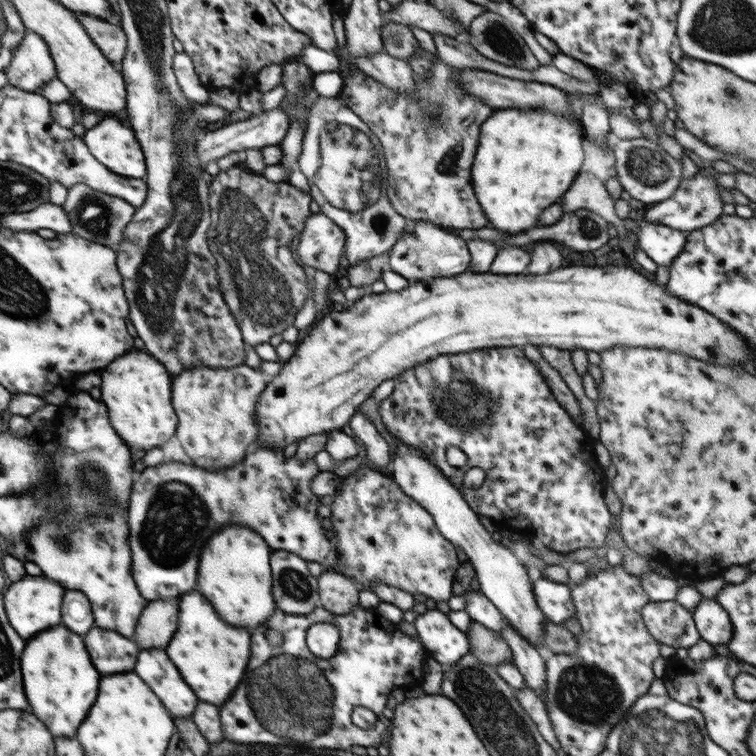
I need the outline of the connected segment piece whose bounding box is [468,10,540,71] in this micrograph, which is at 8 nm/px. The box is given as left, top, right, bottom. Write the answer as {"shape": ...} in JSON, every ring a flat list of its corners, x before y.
{"shape":[[485,10,470,23,468,33,469,43,494,62,531,71,540,66,524,39,498,13]]}

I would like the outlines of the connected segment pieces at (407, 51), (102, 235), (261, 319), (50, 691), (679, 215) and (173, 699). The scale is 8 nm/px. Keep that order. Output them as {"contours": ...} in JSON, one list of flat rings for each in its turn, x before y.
{"contours":[[[386,22,382,31,383,50,390,56,399,59,414,55,420,45,410,27,397,22]],[[76,184,67,190,67,198,61,206,72,223,72,231,75,235,86,240,108,246,112,250,118,248,124,228,130,224,130,220,135,216,137,207,132,206,116,196,108,196,104,192,94,192,86,184]],[[236,164,220,171,209,185,211,224,206,240,210,253,216,259,220,292,247,346,268,343,273,336,282,335,285,329,294,325,297,312,304,306,309,292,306,269,294,261,291,244,293,238,302,233,306,219,312,214,312,200,311,194,298,190,288,182,270,182,264,175]],[[64,626,40,632,26,641,22,657,28,712,35,714,53,738,74,738,98,696,100,674,90,662,84,640]],[[706,161,705,166,710,175,705,175,699,170,696,177,692,177,692,179,682,178,670,198,649,206,644,215,644,220,654,222,654,224,662,224,662,226,668,226,668,228,687,234,709,226,723,215,722,206,724,206,724,203,719,195,720,186,712,178,712,174,717,173,717,171,711,167,710,161]],[[148,648,140,650,139,654,133,672,150,686,173,720,191,718,199,701,182,680,165,649]]]}

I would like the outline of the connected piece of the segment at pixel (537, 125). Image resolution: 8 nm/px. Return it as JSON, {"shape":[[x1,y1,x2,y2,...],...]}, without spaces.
{"shape":[[541,108,497,109,479,130,479,145,471,166,474,196,491,228,522,232,536,226,544,206,558,203,579,174,584,151,583,126,574,115]]}

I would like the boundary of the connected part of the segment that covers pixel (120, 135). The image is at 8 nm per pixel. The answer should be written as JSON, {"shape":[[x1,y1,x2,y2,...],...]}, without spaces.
{"shape":[[101,116,99,122,88,129,83,136,84,144,92,156,115,174,141,179,147,174,145,154,131,127,125,126,116,116]]}

